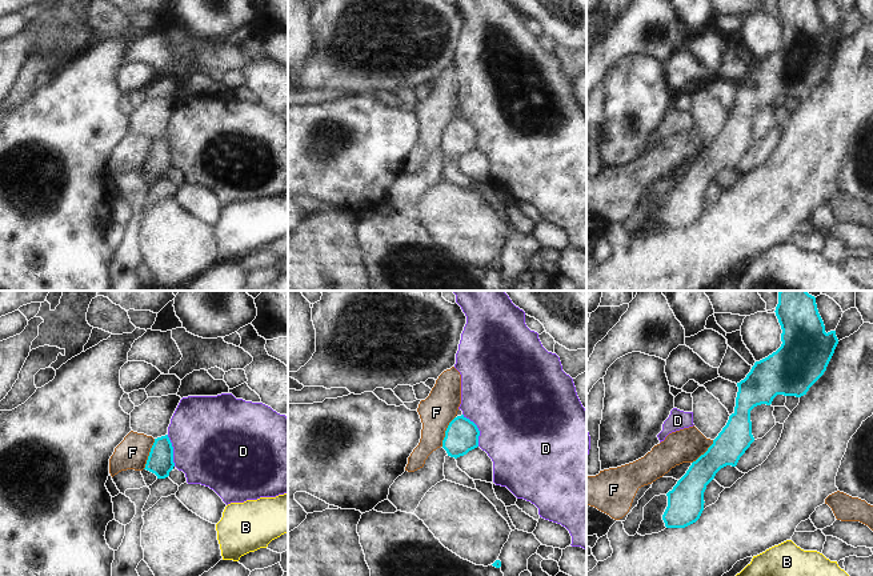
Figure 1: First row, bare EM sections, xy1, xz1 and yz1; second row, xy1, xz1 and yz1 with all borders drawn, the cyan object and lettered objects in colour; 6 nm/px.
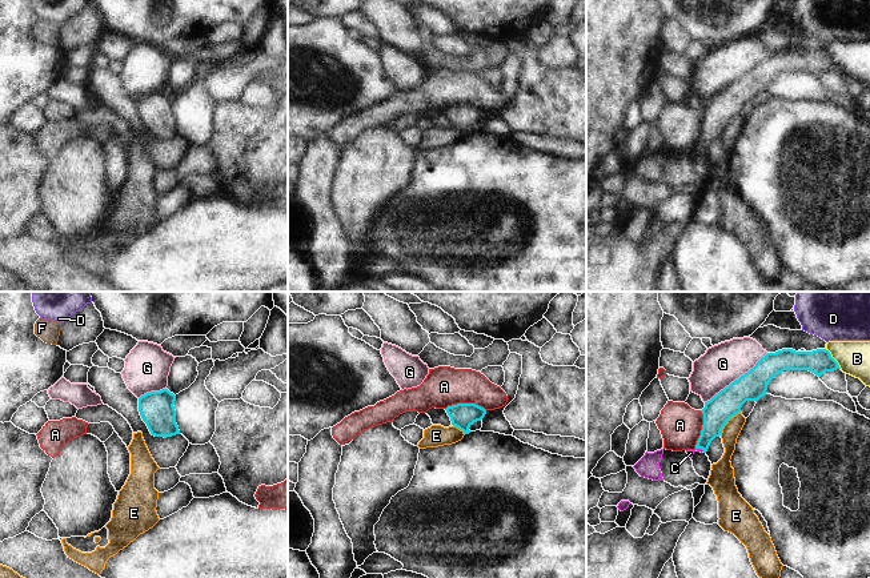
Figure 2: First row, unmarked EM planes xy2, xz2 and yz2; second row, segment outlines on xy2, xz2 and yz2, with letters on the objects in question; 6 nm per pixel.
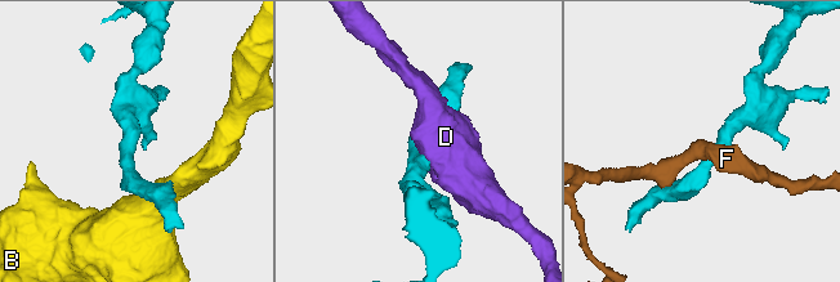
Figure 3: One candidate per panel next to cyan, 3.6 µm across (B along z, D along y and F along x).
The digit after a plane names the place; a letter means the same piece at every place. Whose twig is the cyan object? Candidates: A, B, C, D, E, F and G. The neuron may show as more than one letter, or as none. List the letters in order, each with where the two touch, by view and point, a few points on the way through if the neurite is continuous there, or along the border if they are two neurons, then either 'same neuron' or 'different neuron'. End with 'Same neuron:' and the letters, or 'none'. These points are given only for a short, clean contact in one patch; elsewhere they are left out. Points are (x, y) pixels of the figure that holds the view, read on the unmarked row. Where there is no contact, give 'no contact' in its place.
A: xz2 (465, 105) | along xz2 (445, 109), (453, 105), (477, 105), (485, 112) | different neuron
B: yz2 (833, 60) | along yz2 (825, 51), (841, 69) | different neuron
C: yz2 (700, 149) | across yz2 (717, 113), (713, 128), (700, 149), (690, 155) | same neuron
D: xz1 (477, 131) | different neuron
E: yz2 (726, 124) | along yz2 (740, 113), (728, 123), (720, 136) | different neuron
F: xy1 (149, 155) | along xy1 (155, 140), (143, 170) | different neuron
G: yz2 (736, 81) | different neuron
Same neuron: C

